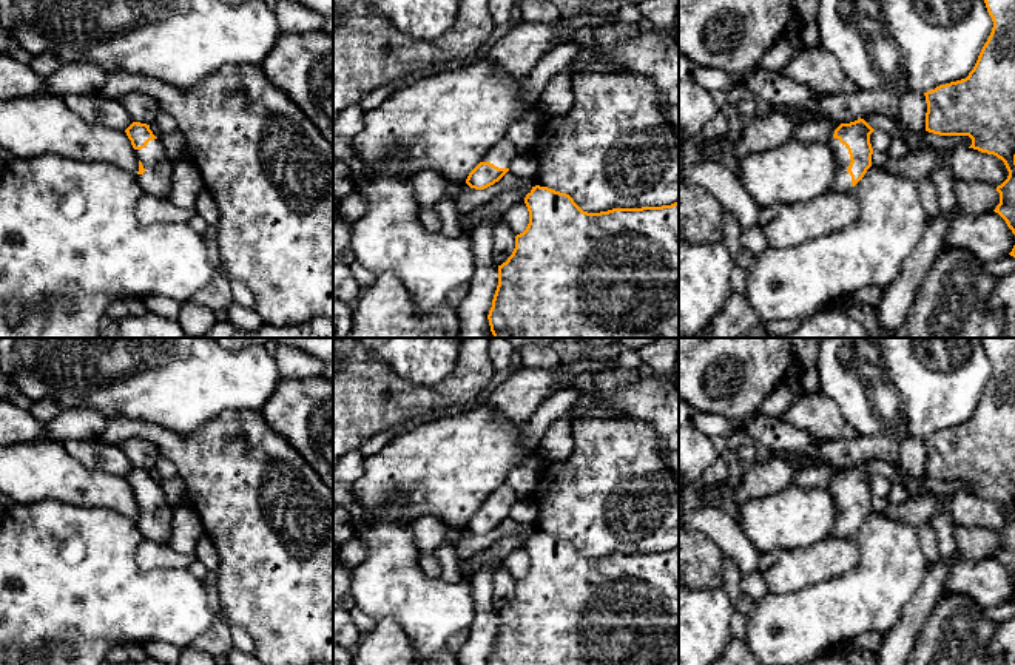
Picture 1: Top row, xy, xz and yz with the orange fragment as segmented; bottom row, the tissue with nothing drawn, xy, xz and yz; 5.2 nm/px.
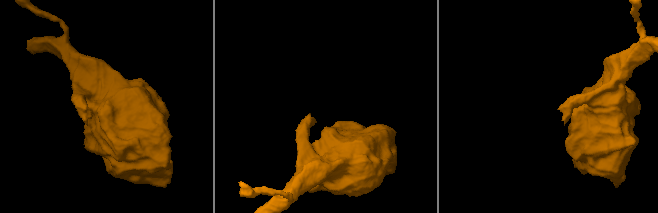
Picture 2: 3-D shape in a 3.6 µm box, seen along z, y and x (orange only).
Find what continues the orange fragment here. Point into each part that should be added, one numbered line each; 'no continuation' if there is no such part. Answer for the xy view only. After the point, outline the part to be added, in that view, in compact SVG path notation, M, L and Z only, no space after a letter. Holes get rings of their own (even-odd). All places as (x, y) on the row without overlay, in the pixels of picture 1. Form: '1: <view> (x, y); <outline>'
1: xy (158, 522); M162 484L150 486L145 494L136 495L136 501L145 514L143 520L136 522L142 535L147 540L168 545L174 509L168 503Z

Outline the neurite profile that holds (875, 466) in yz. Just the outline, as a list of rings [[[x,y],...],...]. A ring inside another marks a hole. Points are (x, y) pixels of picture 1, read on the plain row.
[[[865,460],[864,464],[873,475],[887,477],[892,483],[898,481],[898,469],[881,460]]]

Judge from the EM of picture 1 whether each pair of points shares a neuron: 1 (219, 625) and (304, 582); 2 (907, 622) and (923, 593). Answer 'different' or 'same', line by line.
1: different
2: same

